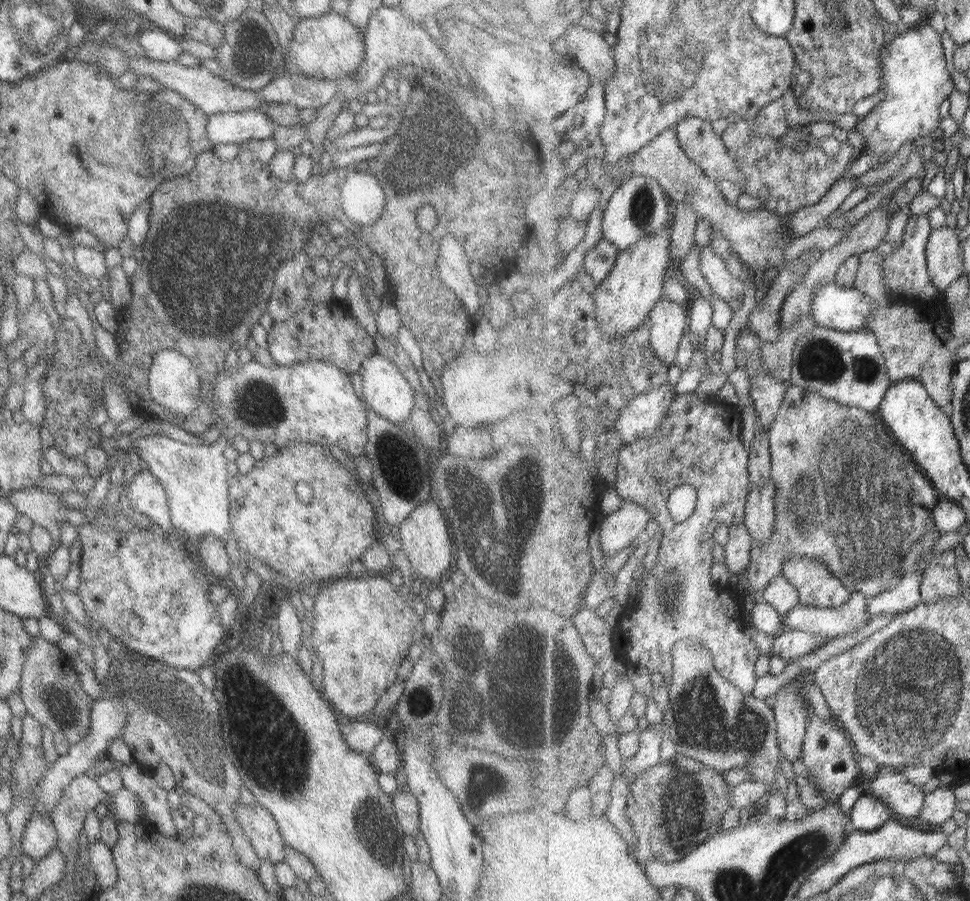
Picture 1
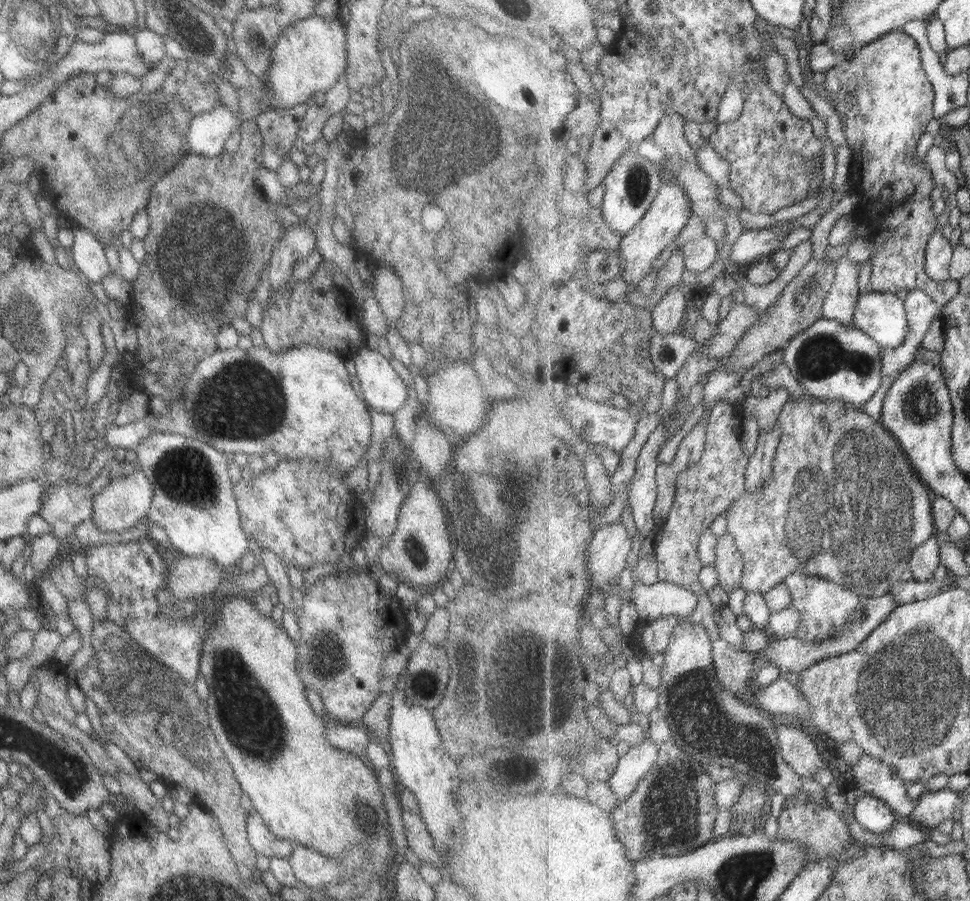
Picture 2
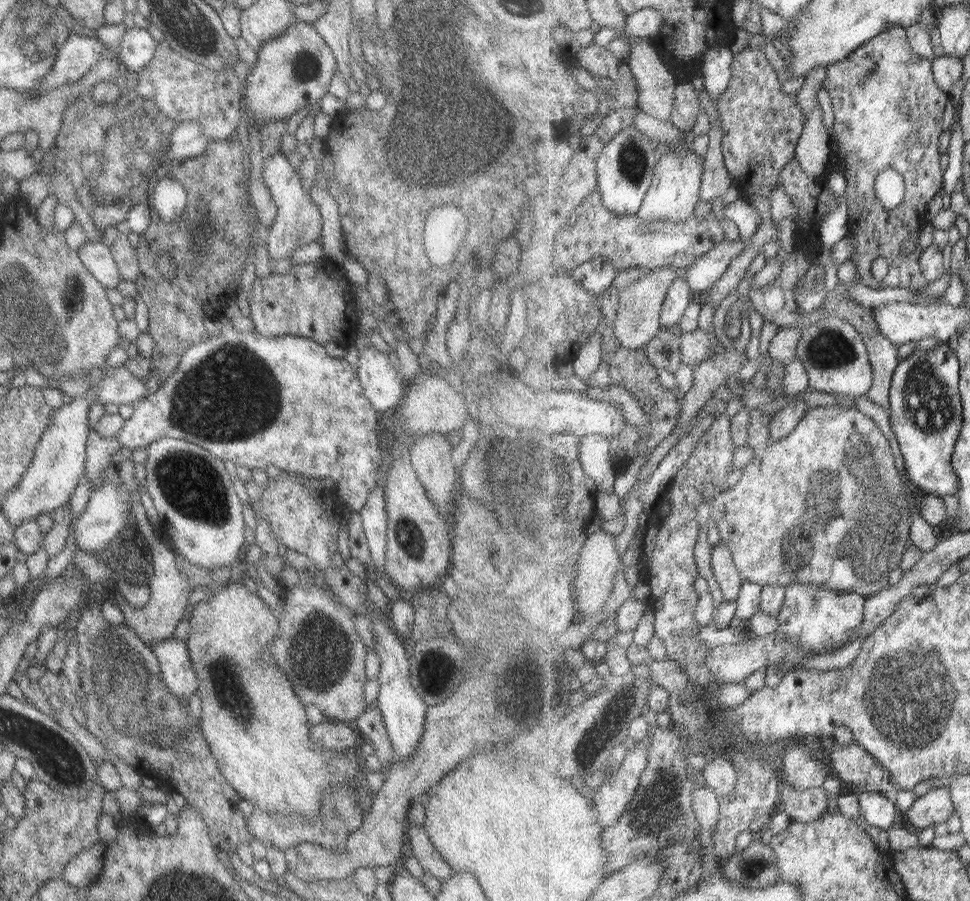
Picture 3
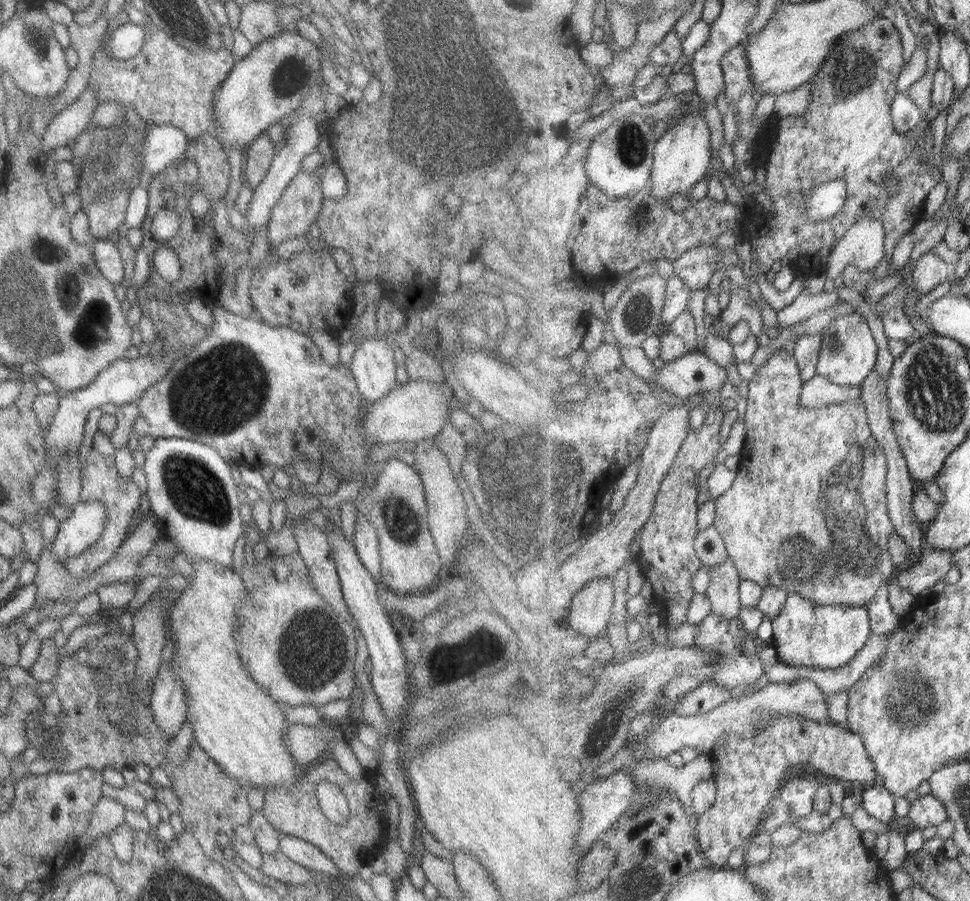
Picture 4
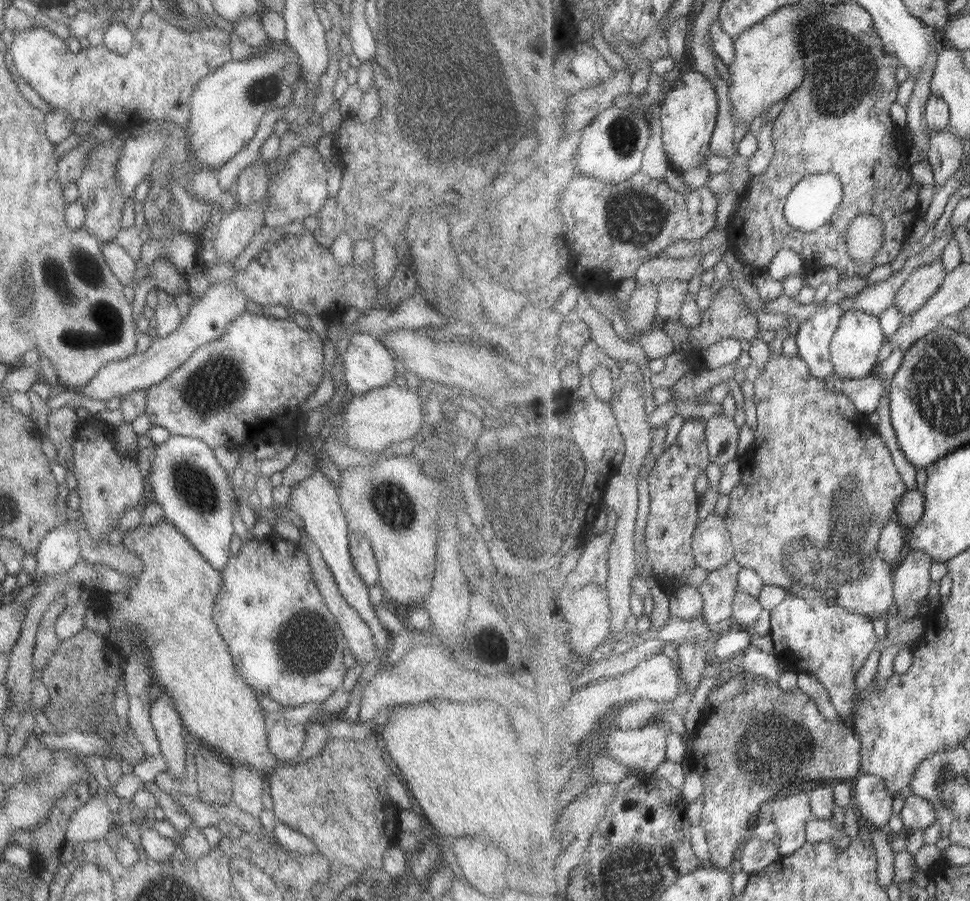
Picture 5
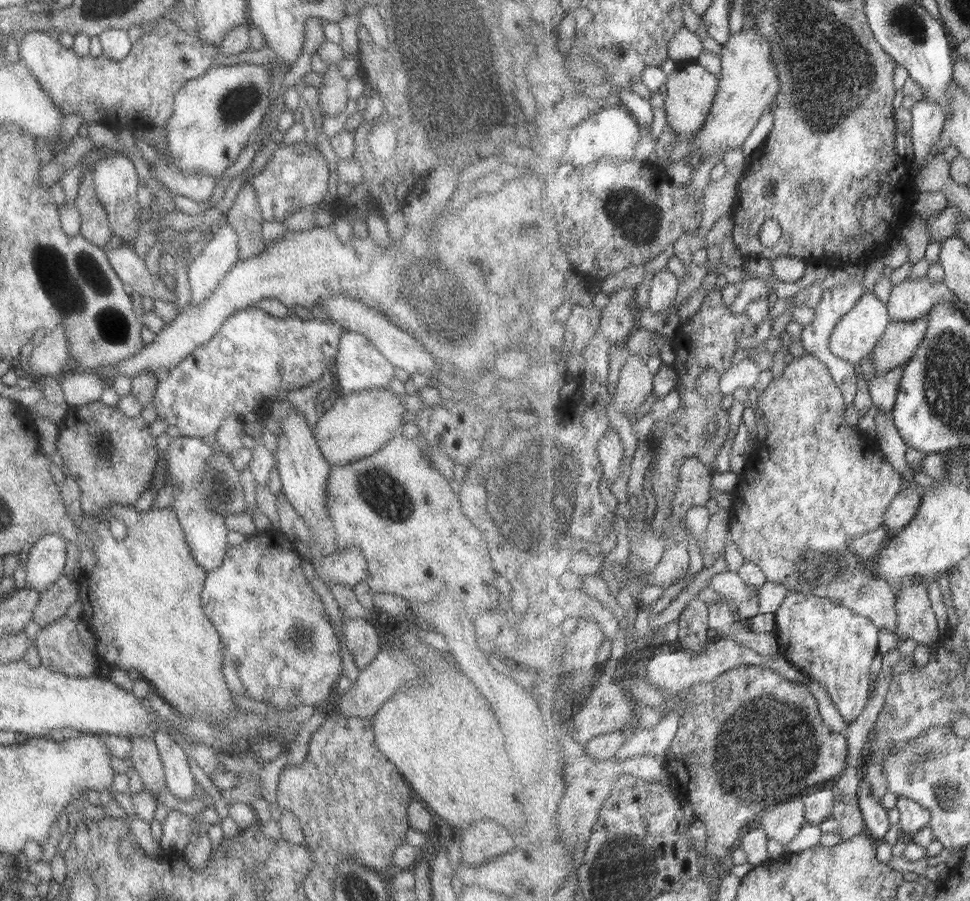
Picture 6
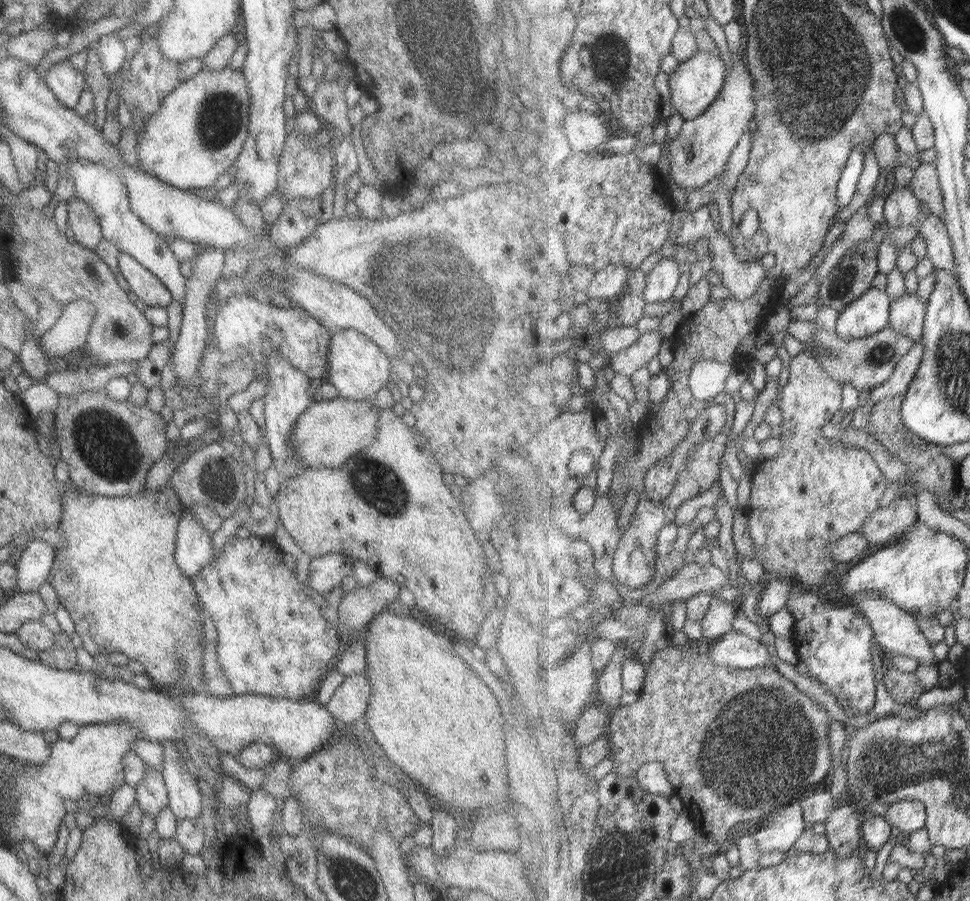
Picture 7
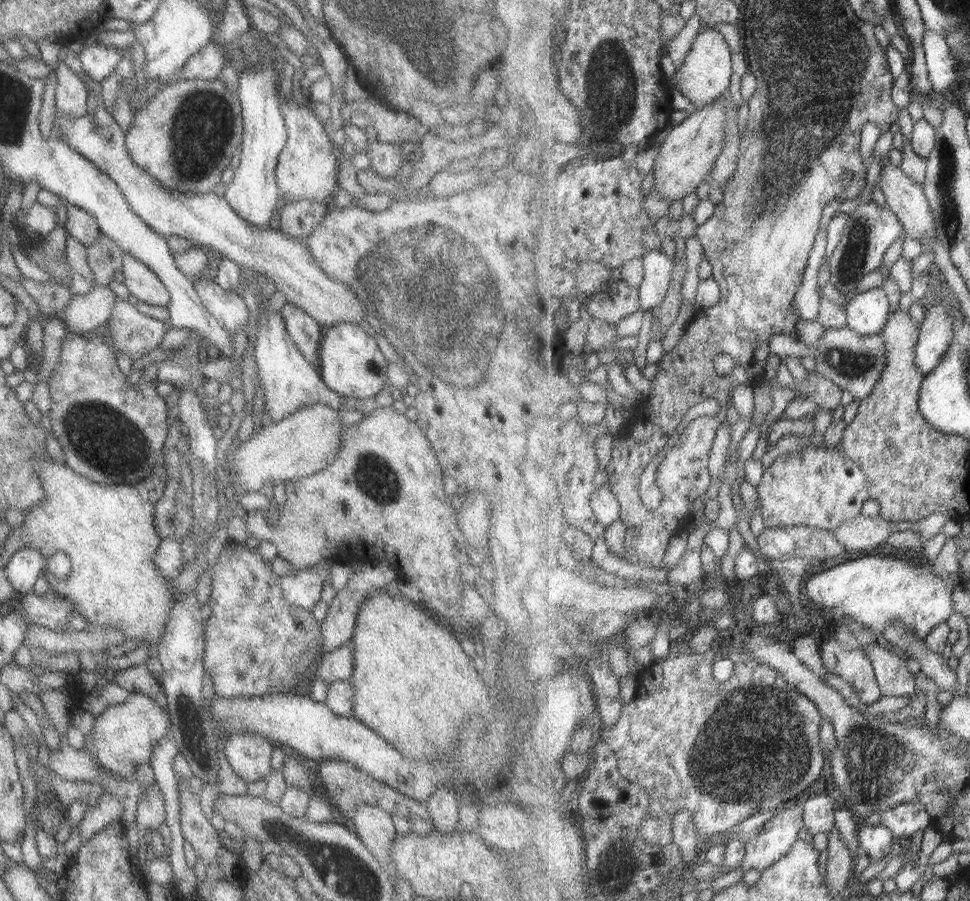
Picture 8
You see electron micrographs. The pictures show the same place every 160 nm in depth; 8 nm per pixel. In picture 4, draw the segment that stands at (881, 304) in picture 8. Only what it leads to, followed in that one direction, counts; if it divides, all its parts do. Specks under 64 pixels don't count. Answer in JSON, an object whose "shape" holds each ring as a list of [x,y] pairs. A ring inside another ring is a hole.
{"shape":[[[861,313],[857,316],[835,318],[829,328],[821,328],[823,344],[819,352],[817,375],[829,378],[829,381],[847,387],[861,387],[875,371],[877,364],[877,342],[873,332]]]}

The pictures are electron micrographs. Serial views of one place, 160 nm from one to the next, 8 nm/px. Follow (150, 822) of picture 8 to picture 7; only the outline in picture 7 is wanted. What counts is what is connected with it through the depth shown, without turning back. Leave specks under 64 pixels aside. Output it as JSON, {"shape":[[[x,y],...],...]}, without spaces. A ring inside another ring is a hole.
{"shape":[[[144,764],[144,773],[134,787],[134,791],[134,801],[137,802],[142,816],[155,818],[166,807],[167,796],[162,774],[147,764]]]}

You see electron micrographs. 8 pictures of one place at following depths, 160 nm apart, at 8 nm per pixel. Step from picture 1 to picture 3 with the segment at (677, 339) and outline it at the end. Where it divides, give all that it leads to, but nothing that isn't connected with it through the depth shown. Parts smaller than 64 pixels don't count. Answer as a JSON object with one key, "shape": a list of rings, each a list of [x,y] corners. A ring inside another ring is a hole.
{"shape":[[[678,277],[669,289],[662,308],[662,327],[677,329],[681,318],[685,316],[685,310],[689,308],[689,304],[695,299],[695,296],[695,291],[686,279]]]}

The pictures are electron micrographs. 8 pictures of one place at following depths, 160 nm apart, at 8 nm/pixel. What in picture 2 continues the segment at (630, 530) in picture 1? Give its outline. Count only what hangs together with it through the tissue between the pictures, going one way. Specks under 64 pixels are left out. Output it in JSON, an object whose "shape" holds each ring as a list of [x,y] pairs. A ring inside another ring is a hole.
{"shape":[[[619,521],[603,525],[594,533],[588,550],[588,570],[592,590],[615,580],[615,576],[625,570],[627,556],[633,548],[636,537],[627,534],[627,528]]]}

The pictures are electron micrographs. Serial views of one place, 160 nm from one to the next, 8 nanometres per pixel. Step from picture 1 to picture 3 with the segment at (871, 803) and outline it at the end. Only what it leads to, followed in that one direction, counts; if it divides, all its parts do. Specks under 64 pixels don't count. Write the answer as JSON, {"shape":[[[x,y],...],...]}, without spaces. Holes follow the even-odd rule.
{"shape":[[[867,792],[859,794],[862,814],[868,823],[884,831],[889,831],[899,823],[899,812],[895,802],[882,793]]]}

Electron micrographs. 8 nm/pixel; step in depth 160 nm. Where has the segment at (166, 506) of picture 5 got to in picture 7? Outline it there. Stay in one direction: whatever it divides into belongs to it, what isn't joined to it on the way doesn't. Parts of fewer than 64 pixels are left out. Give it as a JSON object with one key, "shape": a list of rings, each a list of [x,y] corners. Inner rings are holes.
{"shape":[[[182,509],[176,526],[174,561],[186,577],[193,577],[213,558],[211,533],[197,522],[194,514]]]}

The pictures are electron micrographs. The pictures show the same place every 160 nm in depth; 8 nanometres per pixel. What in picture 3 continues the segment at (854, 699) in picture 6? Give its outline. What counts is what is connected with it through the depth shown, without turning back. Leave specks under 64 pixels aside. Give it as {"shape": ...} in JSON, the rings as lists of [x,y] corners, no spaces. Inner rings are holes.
{"shape":[[[793,583],[786,587],[786,599],[781,613],[778,616],[779,628],[777,634],[784,636],[790,643],[799,643],[800,649],[811,651],[812,654],[824,654],[835,652],[844,648],[849,637],[856,631],[865,620],[866,596],[856,592],[840,591],[831,587],[816,584]]]}

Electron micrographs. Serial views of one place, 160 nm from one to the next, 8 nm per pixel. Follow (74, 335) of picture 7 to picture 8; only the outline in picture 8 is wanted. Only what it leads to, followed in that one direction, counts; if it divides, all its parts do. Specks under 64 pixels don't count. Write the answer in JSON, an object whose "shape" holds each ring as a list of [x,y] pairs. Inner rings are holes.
{"shape":[[[93,284],[85,293],[72,295],[69,302],[64,306],[59,317],[65,325],[64,331],[66,333],[71,333],[71,335],[83,337],[87,334],[93,333],[95,330],[101,329],[109,319],[115,297],[116,295],[107,285],[99,286],[95,284]]]}

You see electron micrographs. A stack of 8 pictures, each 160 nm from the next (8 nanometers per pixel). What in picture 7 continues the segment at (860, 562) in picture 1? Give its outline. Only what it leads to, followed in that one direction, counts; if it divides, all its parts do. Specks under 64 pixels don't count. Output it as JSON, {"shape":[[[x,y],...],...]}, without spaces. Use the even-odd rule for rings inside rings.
{"shape":[[[799,353],[790,362],[790,377],[787,386],[781,392],[777,406],[782,411],[782,422],[777,435],[782,440],[779,456],[772,460],[758,462],[757,472],[753,476],[751,496],[748,508],[743,508],[744,518],[754,546],[762,552],[759,559],[773,578],[797,580],[809,586],[827,586],[836,584],[837,560],[828,549],[828,544],[844,536],[859,533],[866,520],[880,509],[881,498],[888,486],[893,483],[885,477],[870,452],[844,445],[821,435],[820,428],[842,410],[844,389],[833,380],[811,354]],[[873,591],[860,592],[850,596],[853,606],[859,607],[859,610],[867,617],[875,631],[875,640],[881,650],[890,653],[899,653],[901,656],[918,660],[919,665],[937,665],[939,661],[935,660],[935,654],[931,646],[933,643],[927,638],[926,634],[921,632],[917,619],[909,612],[893,604],[887,597],[878,597]]]}

